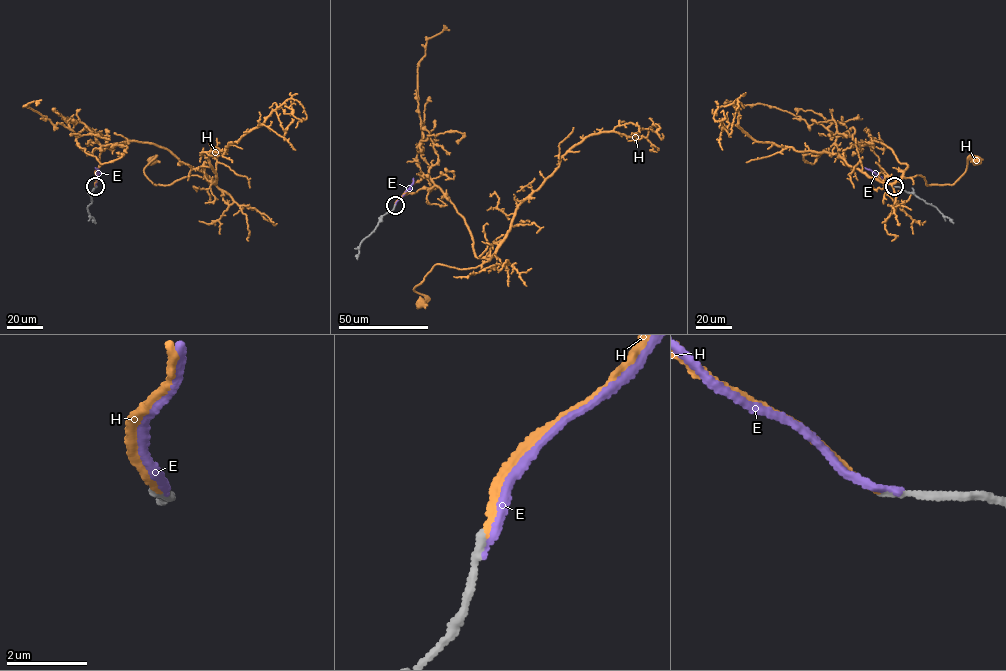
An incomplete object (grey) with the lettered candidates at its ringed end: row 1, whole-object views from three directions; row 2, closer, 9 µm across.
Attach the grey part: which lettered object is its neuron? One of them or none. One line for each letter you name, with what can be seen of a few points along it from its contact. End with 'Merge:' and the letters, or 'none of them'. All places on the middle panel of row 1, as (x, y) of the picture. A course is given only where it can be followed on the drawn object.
H: via (395, 205), (437, 186), (488, 260), (435, 264), (413, 290), (420, 304)
Merge: H

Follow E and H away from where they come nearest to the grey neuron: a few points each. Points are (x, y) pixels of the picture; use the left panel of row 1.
E: (96, 186), (95, 167)
H: (96, 186), (101, 152), (128, 141), (165, 148), (208, 176), (153, 184), (144, 171), (151, 159)

